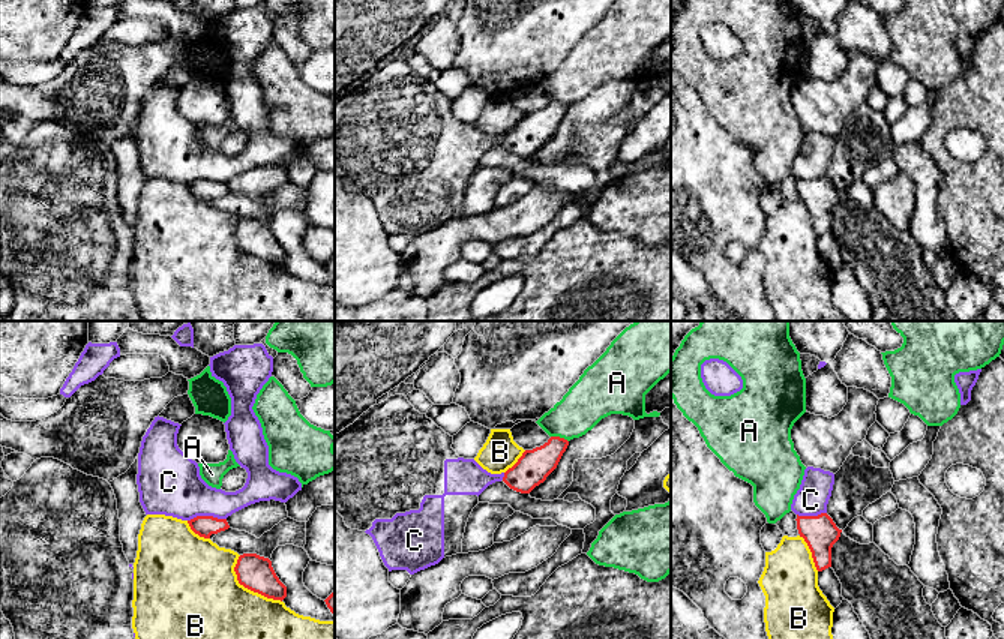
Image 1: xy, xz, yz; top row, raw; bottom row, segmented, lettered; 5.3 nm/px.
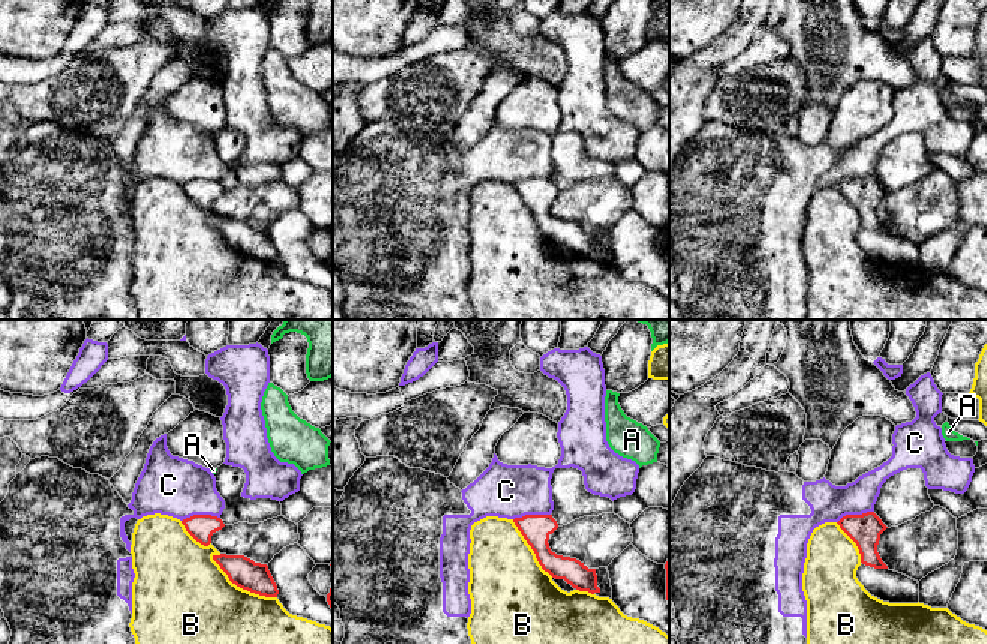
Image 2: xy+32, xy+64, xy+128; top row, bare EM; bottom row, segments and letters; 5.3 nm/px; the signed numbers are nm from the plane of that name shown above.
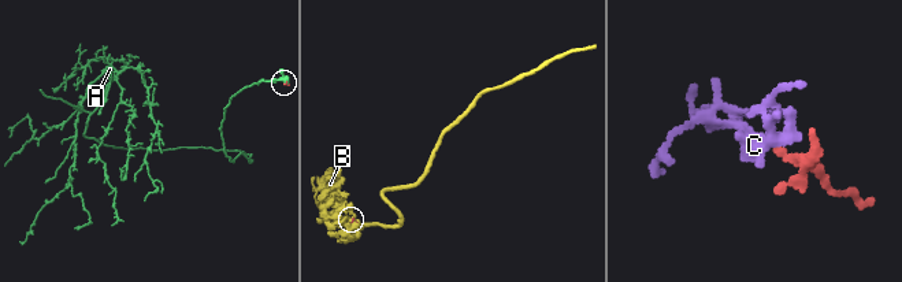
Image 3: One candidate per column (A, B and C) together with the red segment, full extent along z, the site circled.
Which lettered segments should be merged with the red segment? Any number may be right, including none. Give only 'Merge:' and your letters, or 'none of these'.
Merge: none of these

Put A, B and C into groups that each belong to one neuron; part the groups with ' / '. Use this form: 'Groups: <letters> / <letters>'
Groups: A / B / C

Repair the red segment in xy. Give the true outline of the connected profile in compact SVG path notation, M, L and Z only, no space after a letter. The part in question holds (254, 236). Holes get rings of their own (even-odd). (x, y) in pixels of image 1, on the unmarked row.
M243 218L237 224L234 236L239 248L254 256L281 266L287 261L287 250L276 240L269 222Z

